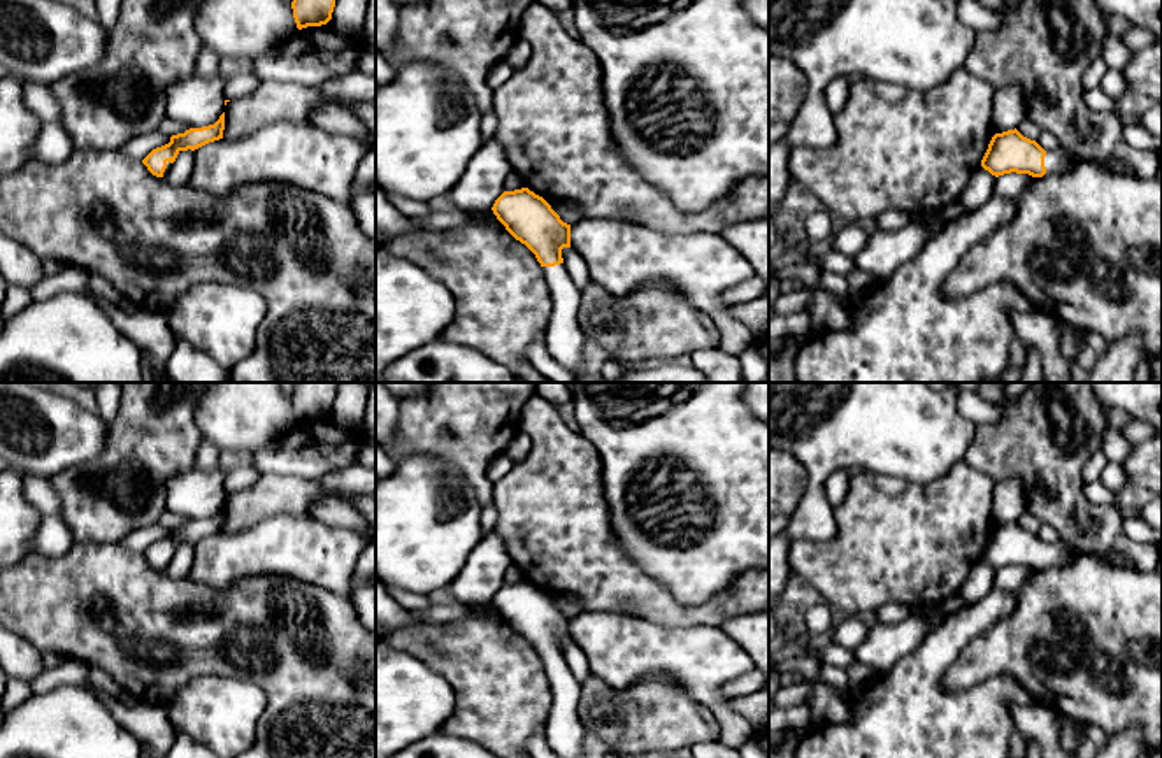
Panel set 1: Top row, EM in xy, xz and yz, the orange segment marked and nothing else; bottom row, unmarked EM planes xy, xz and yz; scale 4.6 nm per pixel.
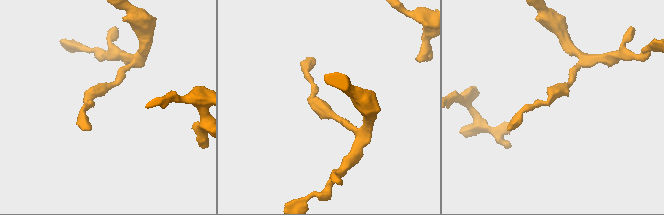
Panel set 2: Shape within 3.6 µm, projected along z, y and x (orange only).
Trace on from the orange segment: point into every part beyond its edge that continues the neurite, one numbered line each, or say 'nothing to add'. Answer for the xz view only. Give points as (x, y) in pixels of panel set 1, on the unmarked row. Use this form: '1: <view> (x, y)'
1: xz (566, 732)

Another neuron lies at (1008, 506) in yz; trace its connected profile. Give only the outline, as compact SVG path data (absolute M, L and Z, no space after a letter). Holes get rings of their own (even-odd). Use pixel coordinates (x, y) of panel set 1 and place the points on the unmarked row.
M1018 479L997 483L992 500L993 526L1018 521L1027 514L1025 490Z

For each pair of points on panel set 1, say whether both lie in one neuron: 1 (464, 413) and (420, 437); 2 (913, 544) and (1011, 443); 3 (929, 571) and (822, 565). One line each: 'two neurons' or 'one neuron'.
1: one neuron
2: two neurons
3: one neuron

